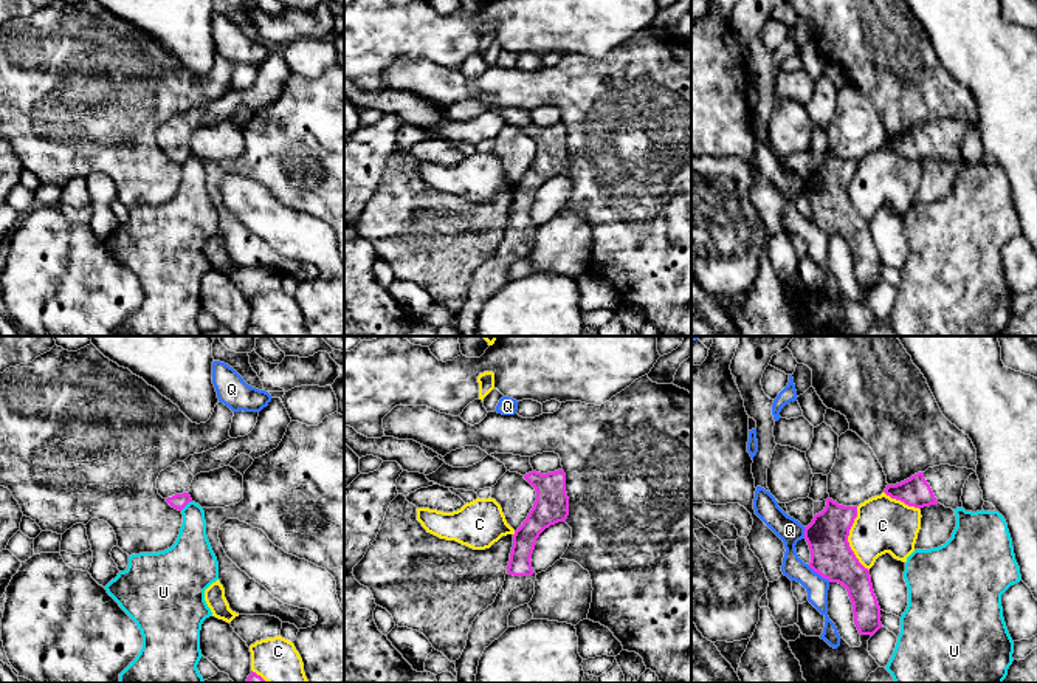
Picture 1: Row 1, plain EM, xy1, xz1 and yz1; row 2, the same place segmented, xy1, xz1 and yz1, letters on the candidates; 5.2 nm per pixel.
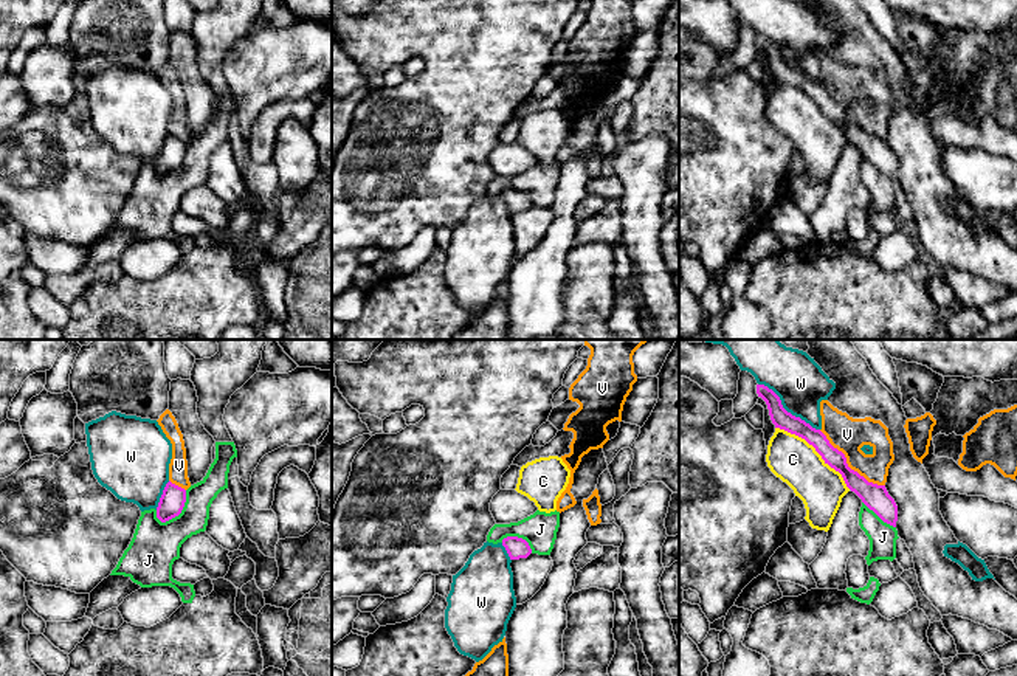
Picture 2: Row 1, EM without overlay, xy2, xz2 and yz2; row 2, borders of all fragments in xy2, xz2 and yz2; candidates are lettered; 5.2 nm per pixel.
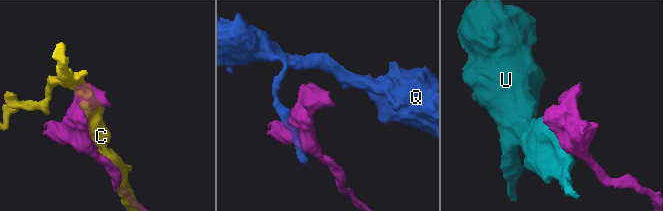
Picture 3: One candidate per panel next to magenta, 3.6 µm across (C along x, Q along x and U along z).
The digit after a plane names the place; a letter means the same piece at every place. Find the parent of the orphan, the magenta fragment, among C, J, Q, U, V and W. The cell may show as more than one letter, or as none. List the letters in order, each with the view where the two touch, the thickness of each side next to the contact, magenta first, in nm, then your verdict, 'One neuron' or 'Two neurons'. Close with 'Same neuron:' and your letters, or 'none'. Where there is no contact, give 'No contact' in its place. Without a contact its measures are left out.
C: Touches magenta in yz2. Thickness 100 nm (magenta) against 240 nm. Two neurons
J: Touches magenta in xy2. Thickness 130 nm (magenta) against 260 nm. Two neurons
Q: Touches magenta in yz1. Thickness 220 nm (magenta) against 120 nm. Two neurons
U: Touches magenta in xy1. Thickness 80 nm (magenta) against 200 nm. Two neurons
V: Touches magenta in yz2. Thickness 140 nm (magenta) against 180 nm. Two neurons
W: Touches magenta in yz2. Thickness 100 nm (magenta) against 260 nm. Two neurons
Same neuron: none

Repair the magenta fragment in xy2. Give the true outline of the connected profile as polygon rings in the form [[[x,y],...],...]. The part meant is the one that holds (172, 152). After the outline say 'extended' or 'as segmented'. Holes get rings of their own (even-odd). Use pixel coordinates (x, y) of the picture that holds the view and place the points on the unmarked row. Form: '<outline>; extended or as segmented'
[[[169,133],[158,155],[157,171],[161,175],[166,175],[178,169],[184,160],[184,155],[186,155],[186,143]]]; as segmented

